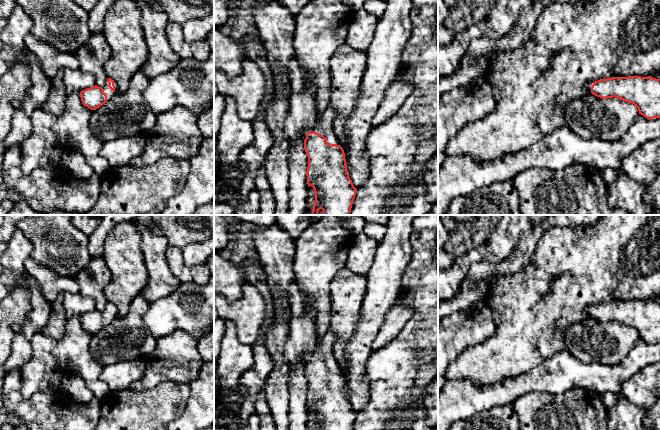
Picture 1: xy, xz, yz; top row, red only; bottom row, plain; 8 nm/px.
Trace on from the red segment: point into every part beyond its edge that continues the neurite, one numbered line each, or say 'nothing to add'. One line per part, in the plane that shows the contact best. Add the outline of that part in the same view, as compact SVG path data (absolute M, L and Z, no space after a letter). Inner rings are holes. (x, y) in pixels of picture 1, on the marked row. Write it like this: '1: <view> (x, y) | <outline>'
1: xy (106, 89) | M106 81L103 88L104 93L107 95L107 101L109 98L112 98L116 93L117 93L117 83L114 81L115 85L115 91L113 92L109 87L108 87L108 82Z

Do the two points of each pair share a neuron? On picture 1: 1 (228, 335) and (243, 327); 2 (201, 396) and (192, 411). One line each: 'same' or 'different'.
1: different
2: same

